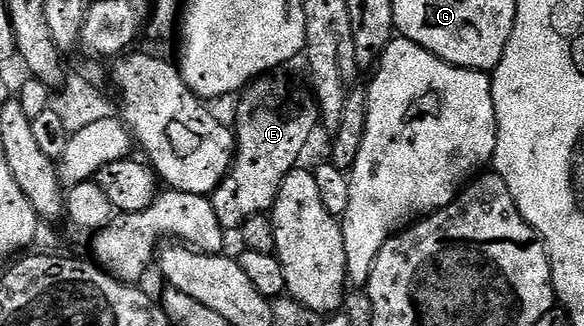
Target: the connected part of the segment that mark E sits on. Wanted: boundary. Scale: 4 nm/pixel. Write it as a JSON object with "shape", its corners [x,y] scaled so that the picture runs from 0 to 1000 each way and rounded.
{"shape":[[[442,242],[418,276],[420,313],[413,322],[413,362],[402,380],[402,429],[406,466],[392,531],[378,555],[378,571],[361,595],[368,635],[368,660],[375,660],[375,684],[387,709],[406,709],[423,672],[445,653],[461,653],[474,620],[485,555],[502,518],[510,515],[515,479],[529,445],[529,417],[546,396],[546,347],[541,331],[500,334],[495,325],[495,285],[481,261],[461,248],[467,242]]]}

